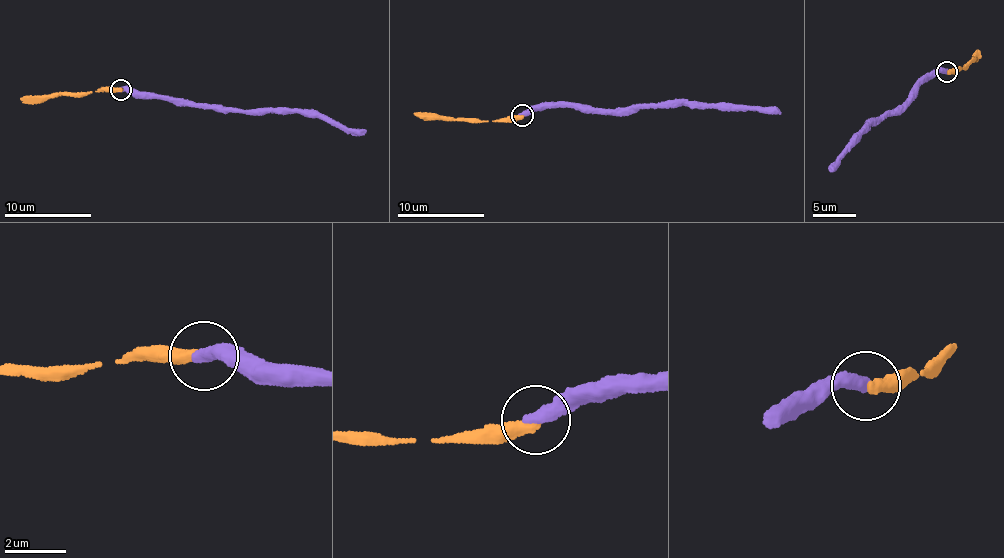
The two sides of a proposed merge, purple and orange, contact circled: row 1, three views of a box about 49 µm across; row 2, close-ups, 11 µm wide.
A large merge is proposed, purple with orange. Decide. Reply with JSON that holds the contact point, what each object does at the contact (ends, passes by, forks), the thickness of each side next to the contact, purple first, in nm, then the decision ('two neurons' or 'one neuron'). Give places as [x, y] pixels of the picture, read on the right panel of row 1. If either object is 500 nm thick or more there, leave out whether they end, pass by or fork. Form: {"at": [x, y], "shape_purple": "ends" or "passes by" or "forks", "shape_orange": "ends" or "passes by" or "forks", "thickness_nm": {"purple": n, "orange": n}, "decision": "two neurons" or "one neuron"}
{"at": [947, 71], "shape_purple": "ends", "shape_orange": "ends", "thickness_nm": {"purple": 460, "orange": 360}, "decision": "one neuron"}

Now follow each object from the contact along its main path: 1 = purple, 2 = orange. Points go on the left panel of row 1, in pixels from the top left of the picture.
1: (120, 89), (235, 110), (297, 111), (334, 119), (343, 126), (366, 133)
2: (120, 88), (101, 88), (84, 93), (60, 92), (21, 100)

